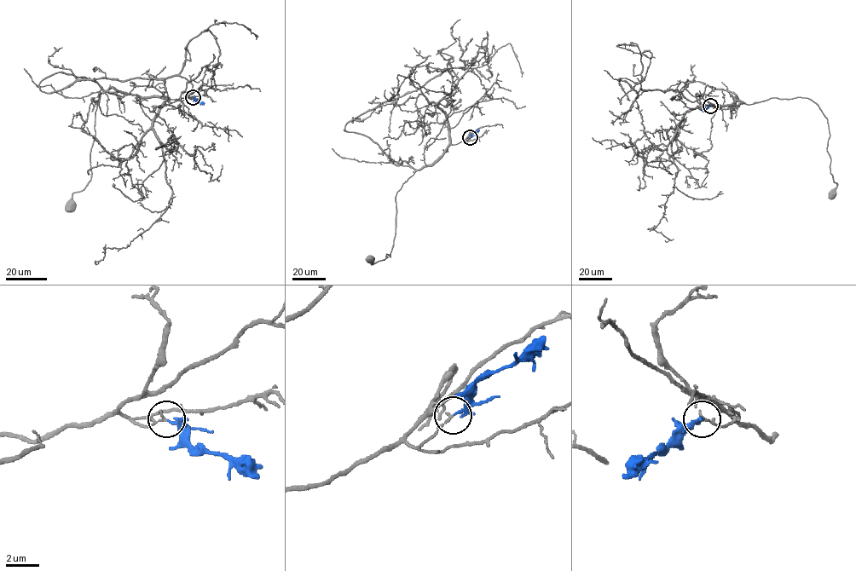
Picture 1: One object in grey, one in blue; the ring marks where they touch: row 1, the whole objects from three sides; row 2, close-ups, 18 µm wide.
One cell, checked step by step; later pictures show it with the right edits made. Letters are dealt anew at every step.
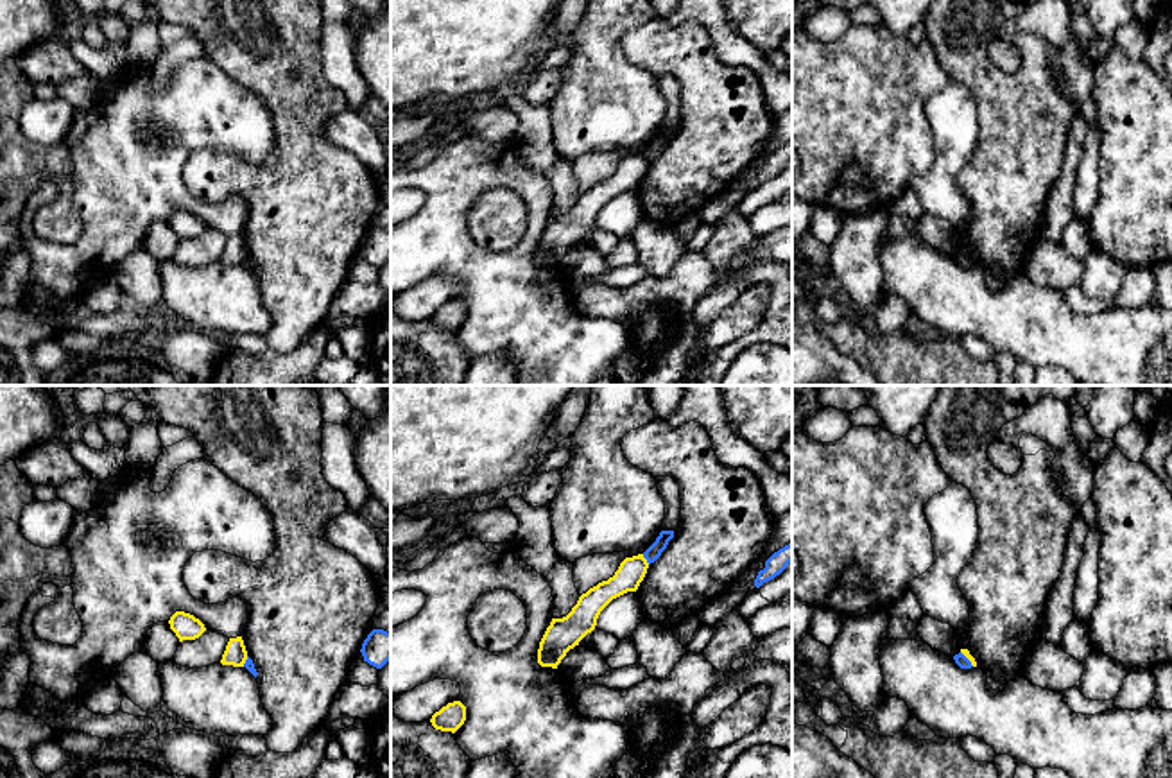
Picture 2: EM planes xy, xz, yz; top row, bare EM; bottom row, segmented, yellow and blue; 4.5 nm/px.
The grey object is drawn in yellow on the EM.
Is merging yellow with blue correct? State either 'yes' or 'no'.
no

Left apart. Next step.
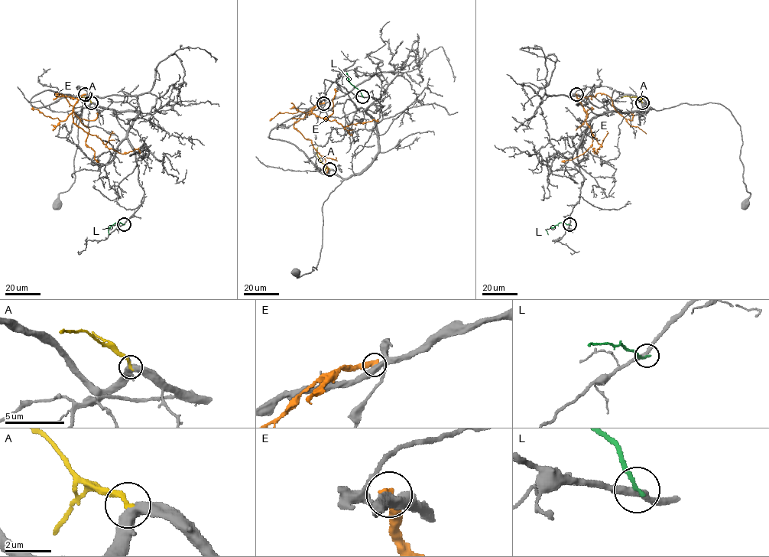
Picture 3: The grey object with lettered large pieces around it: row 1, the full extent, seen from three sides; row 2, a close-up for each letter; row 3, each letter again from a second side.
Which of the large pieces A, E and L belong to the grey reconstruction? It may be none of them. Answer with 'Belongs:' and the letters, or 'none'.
Belongs: none

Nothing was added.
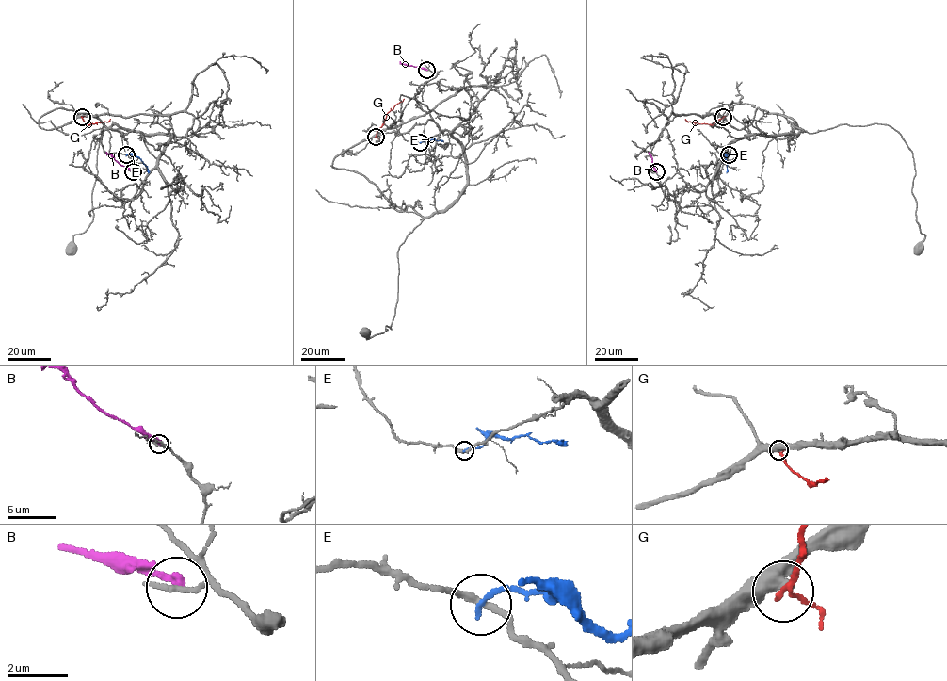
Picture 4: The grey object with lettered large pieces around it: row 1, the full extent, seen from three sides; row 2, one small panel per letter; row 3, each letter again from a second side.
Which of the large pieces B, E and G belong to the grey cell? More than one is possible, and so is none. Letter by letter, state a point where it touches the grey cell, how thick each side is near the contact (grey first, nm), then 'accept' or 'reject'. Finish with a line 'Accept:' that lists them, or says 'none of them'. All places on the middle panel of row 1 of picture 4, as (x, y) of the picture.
B: meets grey at (426, 70); 220 nm thick on the grey side, 280 nm on the other; reject
E: meets grey at (420, 142); 220 nm thick on the grey side, 180 nm on the other; reject
G: meets grey at (376, 137); 480 nm thick on the grey side, 160 nm on the other; reject
Accept: none of them

